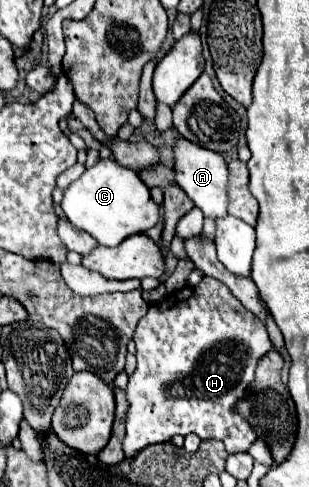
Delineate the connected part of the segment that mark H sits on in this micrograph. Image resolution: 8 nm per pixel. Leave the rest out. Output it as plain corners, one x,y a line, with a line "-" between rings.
205,276
201,280
199,286
195,288
181,288
173,294
167,296
165,302
159,302
159,304
151,304
149,306
149,312
139,320
137,324
137,330
133,334
133,340
137,344
137,368
135,372
131,374
129,378
129,384
127,384
127,400
129,400
129,412
127,412
127,434
125,434
125,454
127,458
135,456
137,450
149,446
149,444
159,444
159,442
169,442
175,434
181,434
181,436
187,436
187,434
197,434
201,440
209,440
209,438
215,438
215,440
221,440
225,446
227,446
227,452
229,454
237,454
237,452
247,452
249,446
257,440
253,428
249,426
249,422
245,418
241,418
239,414
233,412
233,404
243,396
245,388
253,382
253,372
255,372
255,366
257,366
257,360
261,356
265,356
265,352
269,352
273,346
271,346
271,340
267,336
267,330
265,330
265,324
261,324
261,320
257,320
231,292
229,288
225,288
225,284
221,284
219,280
213,280
209,276

